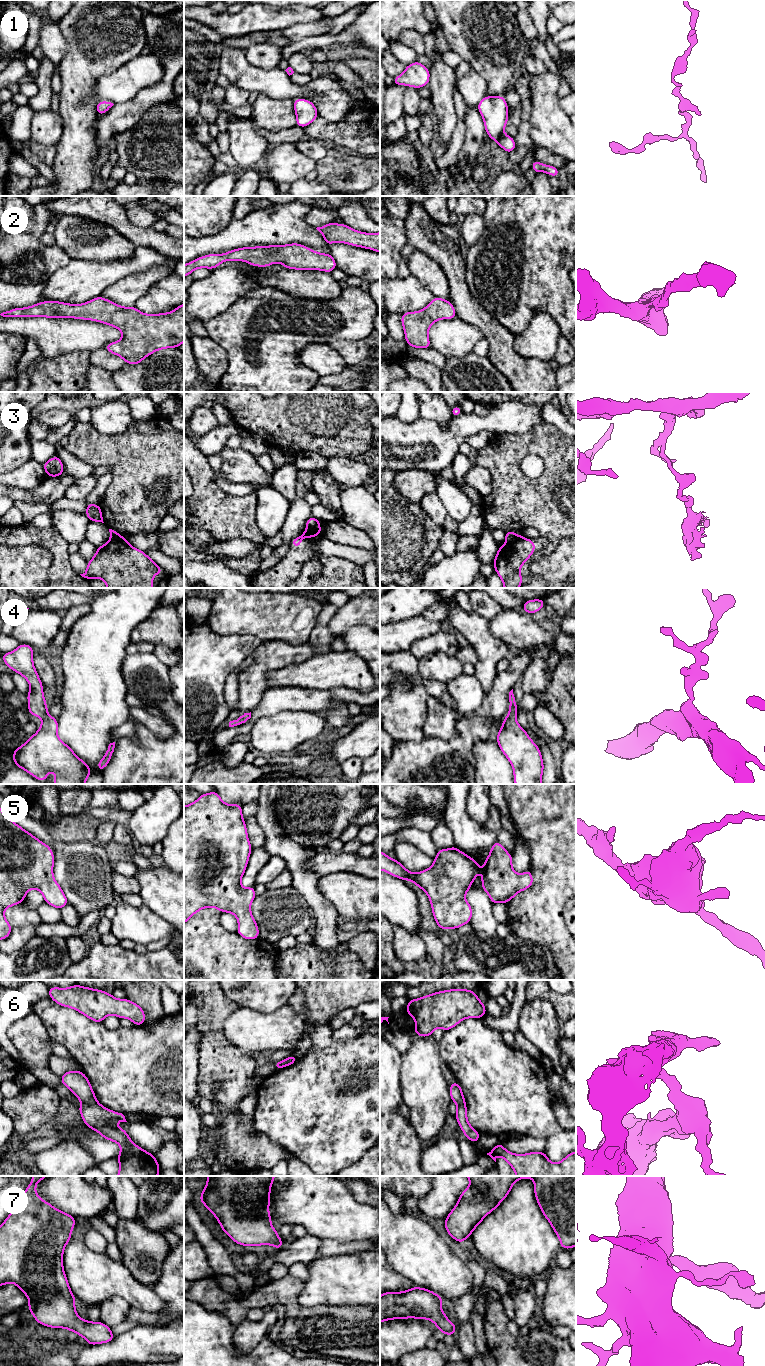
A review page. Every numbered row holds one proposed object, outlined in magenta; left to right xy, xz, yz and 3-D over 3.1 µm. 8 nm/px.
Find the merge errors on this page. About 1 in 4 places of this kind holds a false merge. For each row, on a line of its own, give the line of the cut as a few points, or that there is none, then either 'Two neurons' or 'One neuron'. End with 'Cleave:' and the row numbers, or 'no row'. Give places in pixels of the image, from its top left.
1: No split. One neuron
2: No split. One neuron
3: Split along xz (319, 525), (307, 528). Two neurons
4: No split. One neuron
5: No split. One neuron
6: Split along xy (97, 1102), (83, 1104). Two neurons
7: No split. One neuron
Cleave: 3, 6

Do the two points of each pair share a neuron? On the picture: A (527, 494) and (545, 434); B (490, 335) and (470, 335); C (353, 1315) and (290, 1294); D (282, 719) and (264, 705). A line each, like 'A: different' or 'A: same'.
A: same
B: different
C: same
D: different

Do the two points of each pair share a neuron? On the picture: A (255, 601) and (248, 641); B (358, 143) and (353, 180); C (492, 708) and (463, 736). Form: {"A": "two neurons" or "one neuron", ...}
{"A": "two neurons", "B": "two neurons", "C": "one neuron"}

